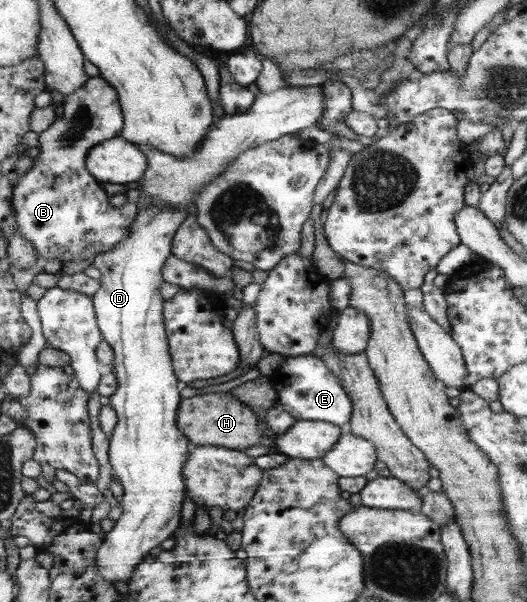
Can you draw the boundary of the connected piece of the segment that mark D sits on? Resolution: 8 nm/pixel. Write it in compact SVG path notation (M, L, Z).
M304 86L280 88L272 93L259 92L255 94L255 102L250 109L240 114L226 114L212 124L204 142L198 152L191 157L178 158L158 150L158 147L140 145L140 149L147 155L147 170L140 179L138 196L146 195L152 199L152 204L146 205L144 210L137 210L135 226L132 234L120 241L115 249L107 253L98 254L93 259L92 266L102 273L100 288L92 296L95 314L98 316L99 328L103 332L103 340L113 350L112 362L118 386L109 405L116 411L117 425L109 434L108 458L113 473L123 486L123 498L115 515L115 525L111 531L103 533L103 544L100 545L95 561L99 567L99 574L103 575L113 585L119 580L130 581L142 559L152 548L162 544L166 538L174 537L175 531L181 524L181 508L186 496L186 469L190 458L190 440L178 425L179 405L182 404L180 391L183 384L178 380L173 369L169 342L164 328L163 304L160 287L164 284L163 269L167 259L174 254L174 238L179 227L187 221L186 206L194 204L195 196L200 188L208 185L213 178L220 176L227 166L246 152L249 148L263 142L275 141L277 138L298 133L304 128L318 124L323 116L324 100L322 88L324 86Z

